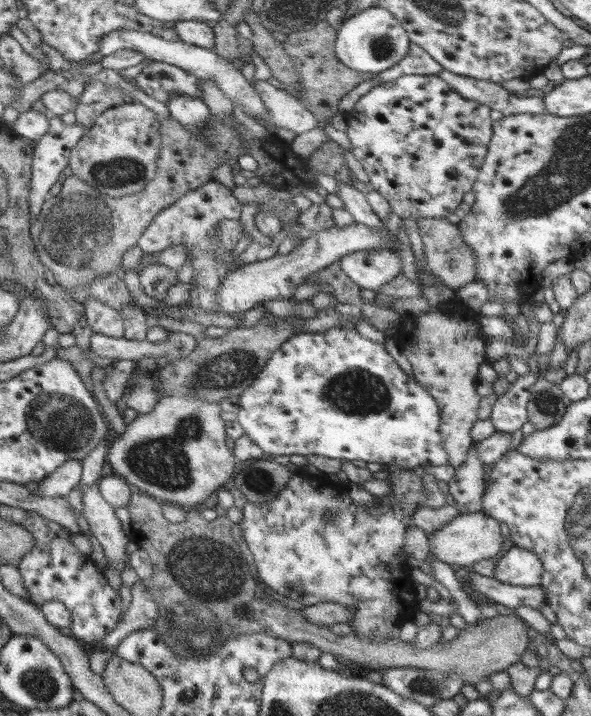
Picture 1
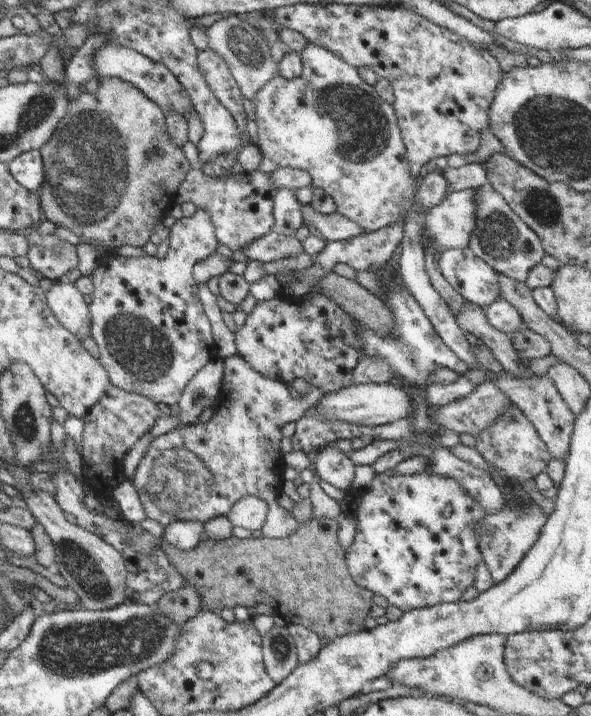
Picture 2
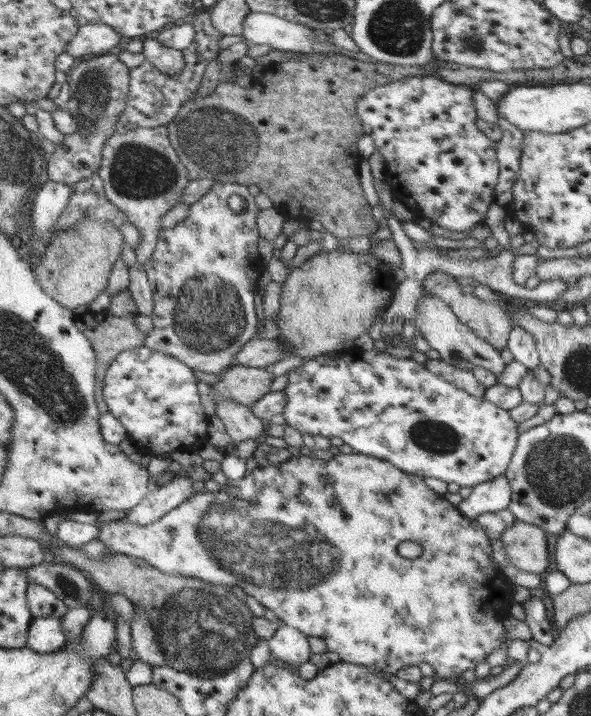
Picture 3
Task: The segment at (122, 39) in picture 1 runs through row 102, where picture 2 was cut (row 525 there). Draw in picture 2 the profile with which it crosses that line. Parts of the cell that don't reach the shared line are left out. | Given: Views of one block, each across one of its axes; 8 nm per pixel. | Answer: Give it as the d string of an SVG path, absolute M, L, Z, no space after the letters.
M258 497L241 498L226 515L233 526L241 526L246 530L260 530L267 519L269 506Z

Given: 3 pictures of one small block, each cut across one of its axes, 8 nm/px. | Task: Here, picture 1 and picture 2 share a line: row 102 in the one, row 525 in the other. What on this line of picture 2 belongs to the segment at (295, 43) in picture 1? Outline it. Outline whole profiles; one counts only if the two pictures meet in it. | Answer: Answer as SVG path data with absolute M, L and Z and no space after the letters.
M314 517L302 523L292 536L285 539L270 539L262 536L239 539L235 535L224 540L214 540L203 534L191 551L175 549L164 536L160 547L170 564L184 577L184 586L192 586L201 598L201 608L205 611L220 612L235 606L255 607L258 603L270 605L288 624L302 625L315 632L323 646L328 646L335 638L365 629L364 619L369 616L373 606L372 595L355 583L347 567L347 550L338 543L338 521L326 517Z

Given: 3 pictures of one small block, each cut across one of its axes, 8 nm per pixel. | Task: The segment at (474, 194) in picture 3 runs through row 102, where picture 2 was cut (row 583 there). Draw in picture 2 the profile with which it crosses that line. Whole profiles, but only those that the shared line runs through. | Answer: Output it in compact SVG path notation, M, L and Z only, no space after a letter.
M394 469L376 474L367 489L354 491L356 496L356 510L346 514L355 518L356 534L345 556L355 583L384 596L403 613L460 601L462 592L474 584L476 567L483 562L478 536L487 514L477 500L467 495L453 478L426 472L399 475Z

